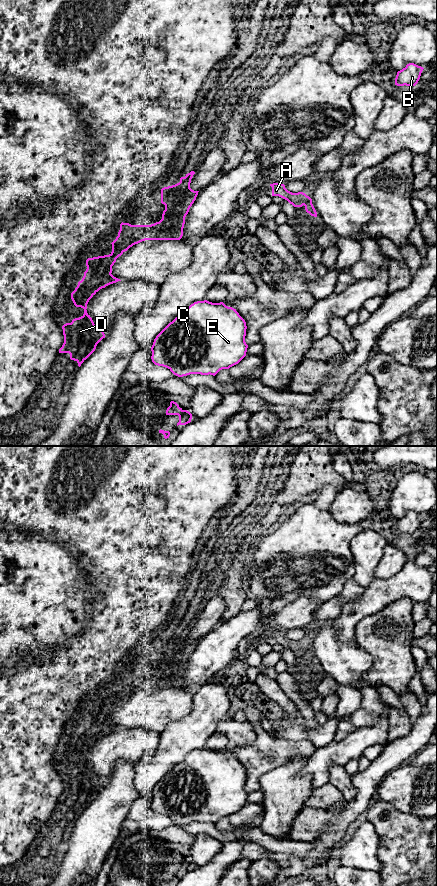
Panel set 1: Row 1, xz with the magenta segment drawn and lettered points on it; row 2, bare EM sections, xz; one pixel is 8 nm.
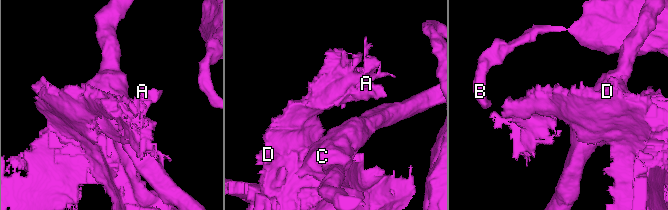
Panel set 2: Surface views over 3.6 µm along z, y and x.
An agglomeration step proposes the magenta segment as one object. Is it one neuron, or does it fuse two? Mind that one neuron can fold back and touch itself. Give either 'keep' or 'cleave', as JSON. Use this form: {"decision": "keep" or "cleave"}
{"decision": "keep"}

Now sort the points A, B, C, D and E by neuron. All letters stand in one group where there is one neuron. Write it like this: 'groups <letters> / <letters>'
groups A B C D E

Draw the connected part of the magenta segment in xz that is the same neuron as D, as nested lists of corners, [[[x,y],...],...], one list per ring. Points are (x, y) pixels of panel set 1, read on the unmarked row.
[[[194,619],[186,622],[185,625],[180,626],[180,630],[164,635],[161,637],[161,651],[165,653],[165,658],[162,662],[162,667],[151,673],[131,673],[129,671],[121,671],[118,684],[111,691],[112,700],[109,703],[88,706],[86,708],[87,717],[81,729],[78,730],[77,735],[71,741],[71,747],[76,755],[84,757],[84,762],[72,768],[71,771],[66,771],[62,774],[64,791],[59,797],[59,801],[69,801],[70,807],[81,812],[95,799],[97,792],[105,786],[102,777],[96,774],[87,761],[87,752],[89,748],[102,736],[121,729],[114,725],[112,721],[112,714],[116,707],[121,704],[125,699],[135,692],[145,688],[180,688],[183,684],[183,676],[185,672],[185,665],[189,660],[190,655],[196,648],[199,639],[194,639],[190,636],[190,631]]]

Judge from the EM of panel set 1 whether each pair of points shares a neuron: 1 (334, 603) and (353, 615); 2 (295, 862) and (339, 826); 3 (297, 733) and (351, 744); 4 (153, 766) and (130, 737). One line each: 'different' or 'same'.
1: different
2: same
3: different
4: different

